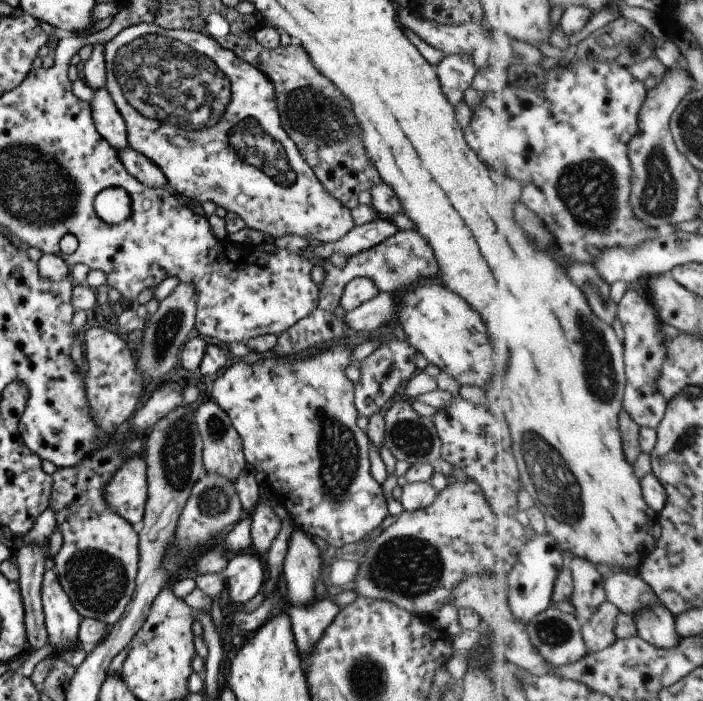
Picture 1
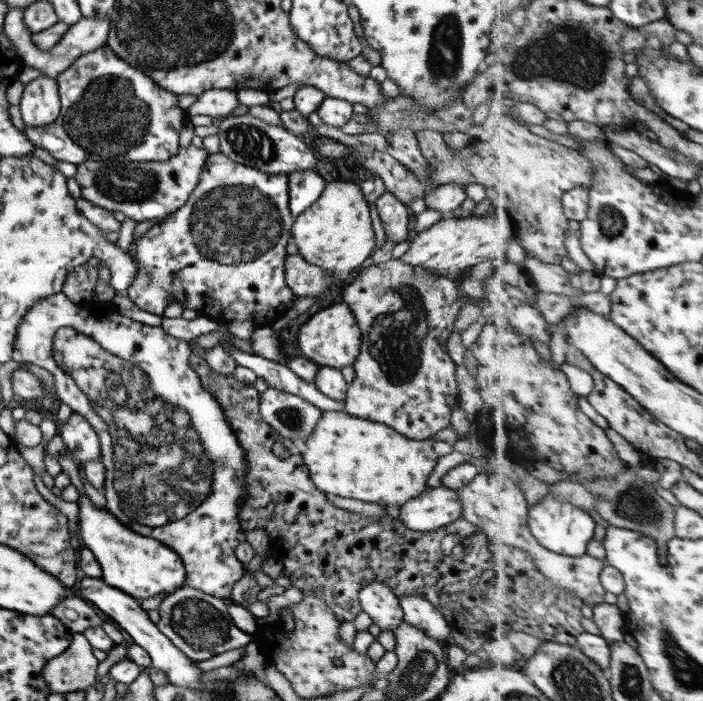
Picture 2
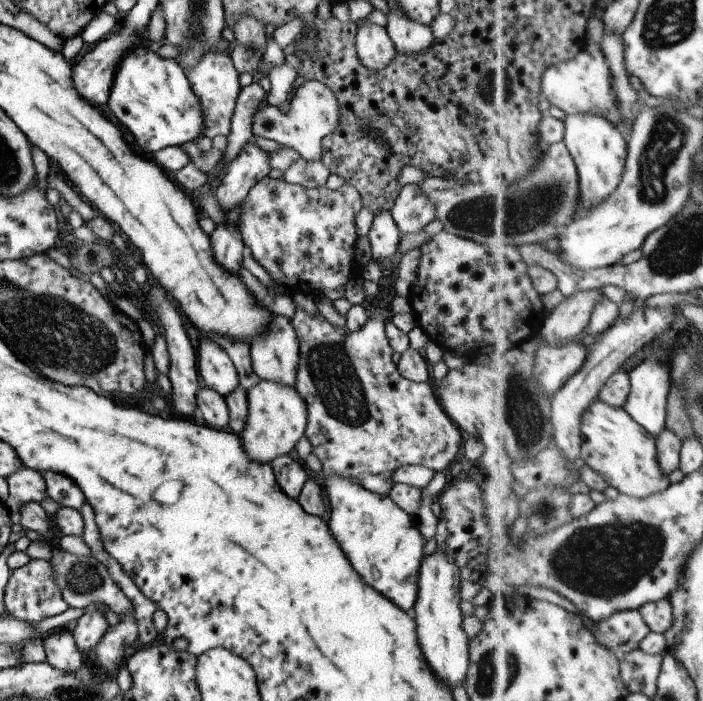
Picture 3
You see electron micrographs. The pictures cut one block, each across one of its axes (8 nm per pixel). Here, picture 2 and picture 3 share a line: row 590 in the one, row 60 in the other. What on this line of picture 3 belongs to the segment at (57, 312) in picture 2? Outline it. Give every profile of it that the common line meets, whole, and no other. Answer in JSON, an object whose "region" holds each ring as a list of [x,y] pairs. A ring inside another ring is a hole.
{"region":[[[217,48],[212,52],[206,52],[192,70],[186,70],[185,72],[187,73],[188,82],[192,86],[192,92],[196,94],[196,98],[200,98],[202,120],[204,120],[204,135],[212,139],[218,134],[224,134],[226,138],[226,134],[230,133],[231,119],[241,92],[240,73],[234,67],[232,58],[225,50]]]}

